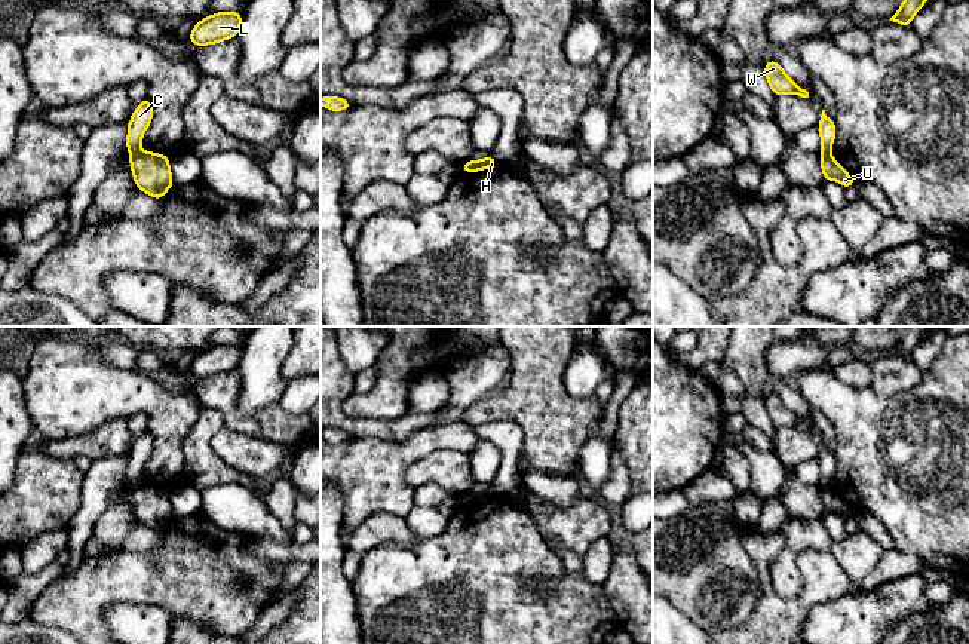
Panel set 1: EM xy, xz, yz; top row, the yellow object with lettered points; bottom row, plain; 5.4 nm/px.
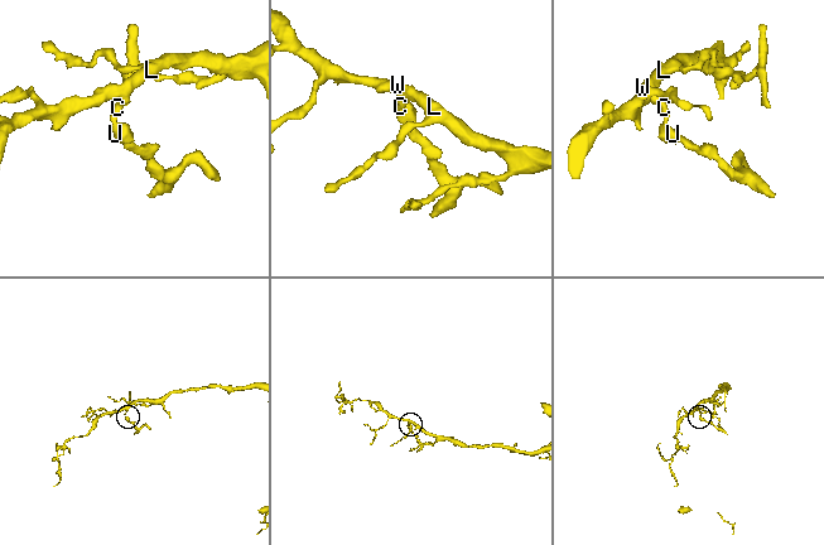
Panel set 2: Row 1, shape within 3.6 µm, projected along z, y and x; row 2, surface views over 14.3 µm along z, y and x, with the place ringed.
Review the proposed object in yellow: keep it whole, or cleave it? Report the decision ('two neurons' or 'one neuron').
two neurons

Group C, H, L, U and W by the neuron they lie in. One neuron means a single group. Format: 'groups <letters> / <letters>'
groups C L W / H U

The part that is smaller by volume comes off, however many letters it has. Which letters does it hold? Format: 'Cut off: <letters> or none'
Cut off: H, U

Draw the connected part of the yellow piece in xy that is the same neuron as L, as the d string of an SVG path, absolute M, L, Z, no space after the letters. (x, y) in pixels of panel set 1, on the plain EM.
M218 344L199 353L188 372L196 378L215 377L239 367L242 344Z

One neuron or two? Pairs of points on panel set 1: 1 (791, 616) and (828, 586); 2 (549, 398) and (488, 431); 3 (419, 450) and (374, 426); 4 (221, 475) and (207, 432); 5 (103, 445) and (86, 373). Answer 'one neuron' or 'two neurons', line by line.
1: one neuron
2: two neurons
3: two neurons
4: one neuron
5: two neurons

